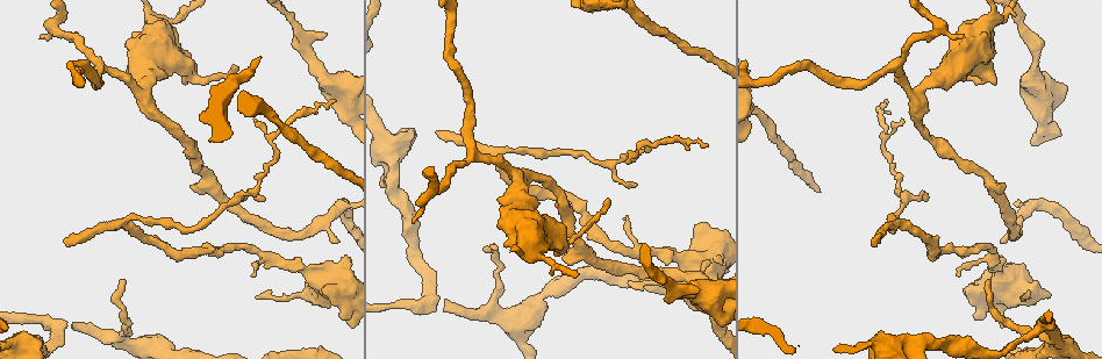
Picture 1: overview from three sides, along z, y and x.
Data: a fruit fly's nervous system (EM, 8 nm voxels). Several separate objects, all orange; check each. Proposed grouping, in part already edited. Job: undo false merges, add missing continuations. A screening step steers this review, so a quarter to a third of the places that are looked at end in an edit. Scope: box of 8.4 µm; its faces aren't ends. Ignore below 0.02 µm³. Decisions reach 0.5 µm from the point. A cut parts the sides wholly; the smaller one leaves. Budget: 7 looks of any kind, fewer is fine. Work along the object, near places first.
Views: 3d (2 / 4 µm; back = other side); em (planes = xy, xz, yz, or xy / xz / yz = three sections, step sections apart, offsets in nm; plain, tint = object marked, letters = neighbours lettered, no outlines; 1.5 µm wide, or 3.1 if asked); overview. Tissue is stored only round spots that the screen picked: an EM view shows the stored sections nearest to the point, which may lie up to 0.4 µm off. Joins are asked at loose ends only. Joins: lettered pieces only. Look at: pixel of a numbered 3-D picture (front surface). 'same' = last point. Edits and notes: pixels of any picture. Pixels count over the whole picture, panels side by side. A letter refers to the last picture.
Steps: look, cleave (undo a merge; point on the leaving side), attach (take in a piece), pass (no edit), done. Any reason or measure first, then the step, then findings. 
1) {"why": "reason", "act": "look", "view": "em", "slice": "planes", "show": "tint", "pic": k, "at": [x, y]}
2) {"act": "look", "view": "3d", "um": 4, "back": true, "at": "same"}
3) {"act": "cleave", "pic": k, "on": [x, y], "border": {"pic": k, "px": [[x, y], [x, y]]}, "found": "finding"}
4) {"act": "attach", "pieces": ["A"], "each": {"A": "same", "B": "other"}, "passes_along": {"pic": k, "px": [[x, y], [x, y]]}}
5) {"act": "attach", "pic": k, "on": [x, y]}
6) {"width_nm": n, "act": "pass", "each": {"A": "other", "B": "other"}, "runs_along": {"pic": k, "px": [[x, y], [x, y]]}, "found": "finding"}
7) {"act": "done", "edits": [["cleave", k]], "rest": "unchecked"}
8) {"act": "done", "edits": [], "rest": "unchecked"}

{"why": "abrupt turn", "act": "look", "view": "em", "slice": "planes", "show": "tint", "pic": 1, "at": [55, 31]}

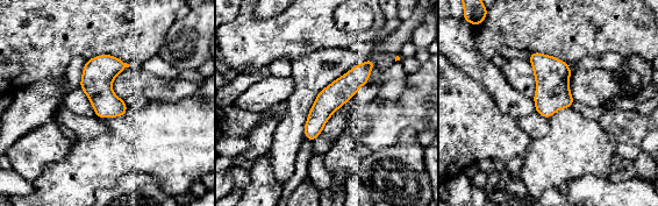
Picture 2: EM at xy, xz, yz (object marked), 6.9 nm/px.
{"act": "look", "view": "em", "slice": "planes", "show": "letters", "at": "same"}

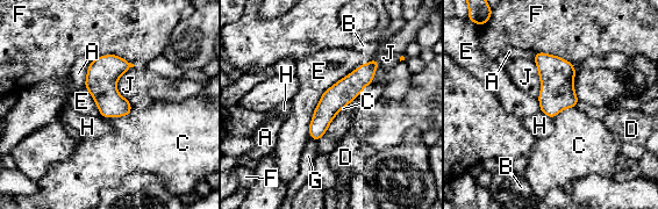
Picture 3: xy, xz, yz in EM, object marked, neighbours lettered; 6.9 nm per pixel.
{"act": "pass", "each": {"A": "other", "B": "other", "C": "other", "D": "other", "E": "other", "F": "other", "G": "other", "H": "other", "J": "other"}, "runs_along": {"pic": 3, "px": [[374, 63], [323, 114], [315, 136]]}, "found": "continuous, no second neuron"}

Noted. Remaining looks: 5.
{"why": "narrows sharply", "act": "look", "view": "3d", "um": 2, "pic": 1, "at": [430, 294]}

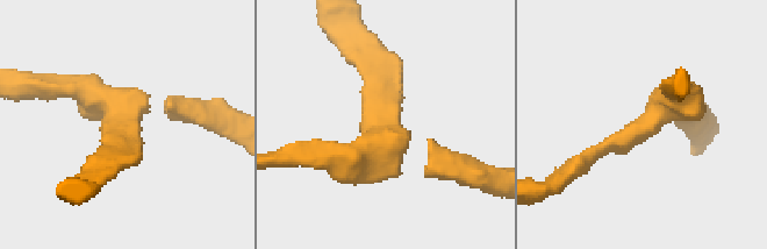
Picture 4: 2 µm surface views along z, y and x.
{"why": "now the EM", "act": "look", "view": "em", "slice": "planes", "show": "letters", "pic": 4, "at": [651, 117]}

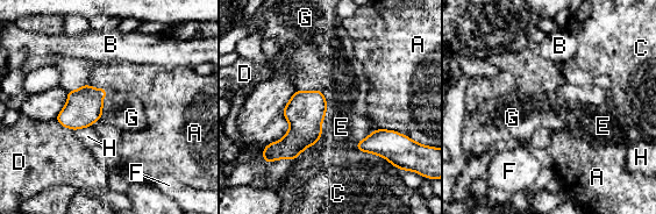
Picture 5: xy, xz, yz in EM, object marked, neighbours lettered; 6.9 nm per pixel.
{"act": "pass", "each": {"A": "other", "B": "other", "C": "other", "D": "other", "E": "other", "F": "other", "G": "other", "H": "other"}, "border": {"pic": 5, "px": [[297, 88], [319, 90], [327, 100]]}, "found": "continuous, no second neuron"}

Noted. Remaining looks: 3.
{"why": "free end", "act": "look", "view": "3d", "um": 2, "pic": 1, "at": [63, 239]}

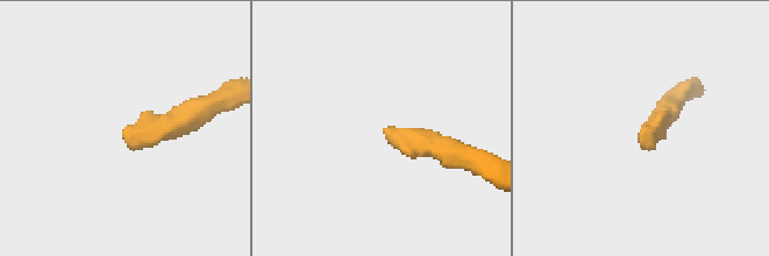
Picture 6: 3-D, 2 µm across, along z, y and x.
{"why": "now the EM", "act": "look", "view": "em", "um": 3.1, "slice": "xy", "step": 8, "show": "letters", "pic": 6, "at": [386, 128]}

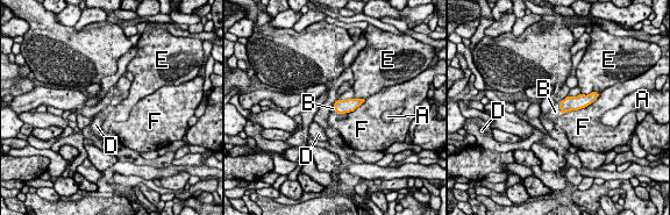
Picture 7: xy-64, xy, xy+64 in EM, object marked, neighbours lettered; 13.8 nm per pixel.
{"act": "attach", "pic": 7, "on": [555, 112], "each": {"A": "other", "B": "same", "D": "other", "E": "other", "F": "other"}, "found": "it goes on there"}

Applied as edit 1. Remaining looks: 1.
{"act": "done", "edits": [["attach", 7]], "rest": "unchecked"}

